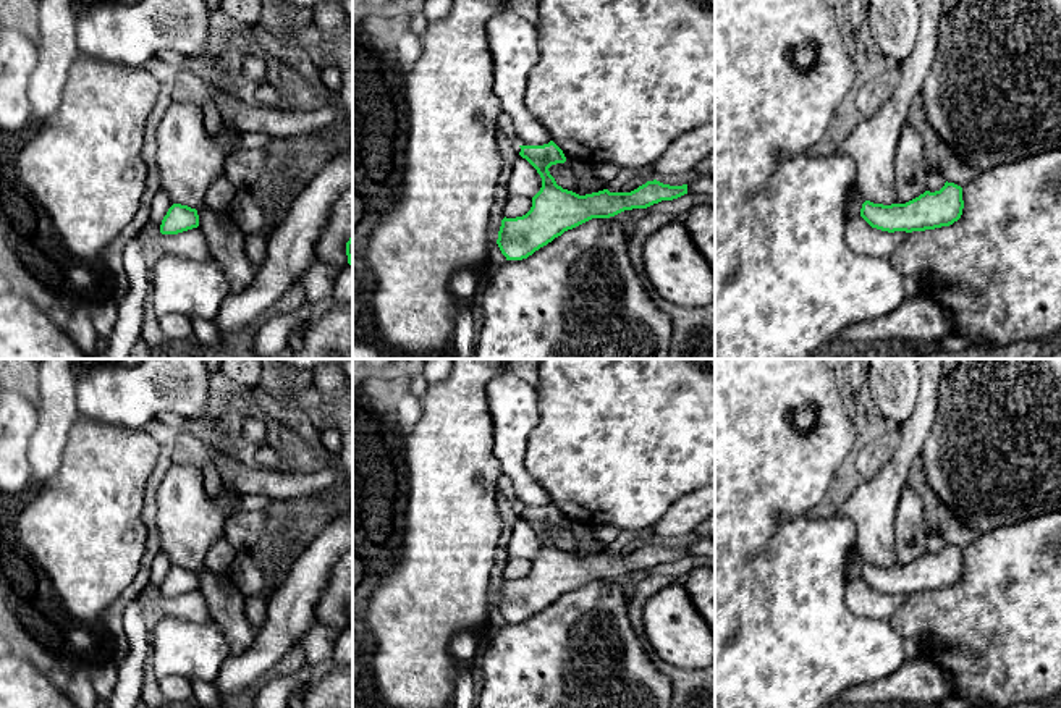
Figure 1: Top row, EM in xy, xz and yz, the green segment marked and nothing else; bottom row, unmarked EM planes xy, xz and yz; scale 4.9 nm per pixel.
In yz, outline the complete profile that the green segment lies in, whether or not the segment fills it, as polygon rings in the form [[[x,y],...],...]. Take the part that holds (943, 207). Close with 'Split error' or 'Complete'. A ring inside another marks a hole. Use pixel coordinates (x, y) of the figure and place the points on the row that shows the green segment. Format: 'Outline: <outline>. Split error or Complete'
Outline: [[[945,183],[940,191],[925,191],[906,204],[873,204],[865,200],[860,217],[881,231],[925,231],[949,226],[962,215],[962,188],[954,183]]]. Complete

